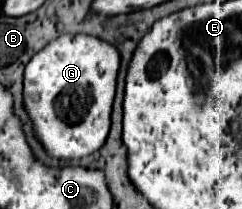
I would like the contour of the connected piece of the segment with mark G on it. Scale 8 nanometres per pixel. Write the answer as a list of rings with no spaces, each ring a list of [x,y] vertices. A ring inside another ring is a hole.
[[[65,33],[45,45],[25,67],[25,109],[39,141],[57,159],[79,159],[97,151],[109,133],[109,111],[115,97],[119,51],[91,35]],[[79,99],[79,117],[77,117]]]

